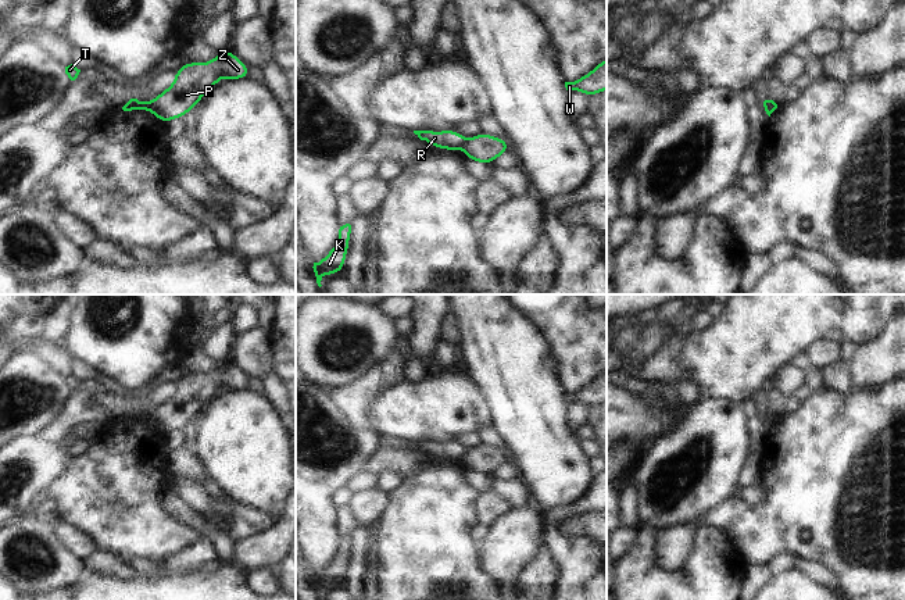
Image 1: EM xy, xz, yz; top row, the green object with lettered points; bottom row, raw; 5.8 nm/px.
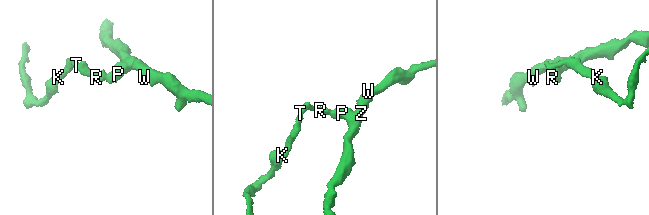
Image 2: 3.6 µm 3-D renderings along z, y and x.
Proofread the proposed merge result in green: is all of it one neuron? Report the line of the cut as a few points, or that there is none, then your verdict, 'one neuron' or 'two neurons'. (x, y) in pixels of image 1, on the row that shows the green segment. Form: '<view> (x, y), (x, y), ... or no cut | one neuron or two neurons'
xy (150, 103), (151, 110) | two neurons

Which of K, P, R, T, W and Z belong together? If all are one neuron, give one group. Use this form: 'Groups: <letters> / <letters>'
Groups: K R T / P W Z

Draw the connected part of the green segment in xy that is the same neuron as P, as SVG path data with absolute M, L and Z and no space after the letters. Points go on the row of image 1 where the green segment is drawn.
M230 50L217 54L208 62L186 62L175 72L175 81L151 101L154 117L164 124L174 118L182 119L196 108L203 96L212 89L219 78L247 79L250 67Z

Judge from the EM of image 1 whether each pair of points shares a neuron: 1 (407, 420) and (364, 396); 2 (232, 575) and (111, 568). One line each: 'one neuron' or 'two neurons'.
1: two neurons
2: two neurons

